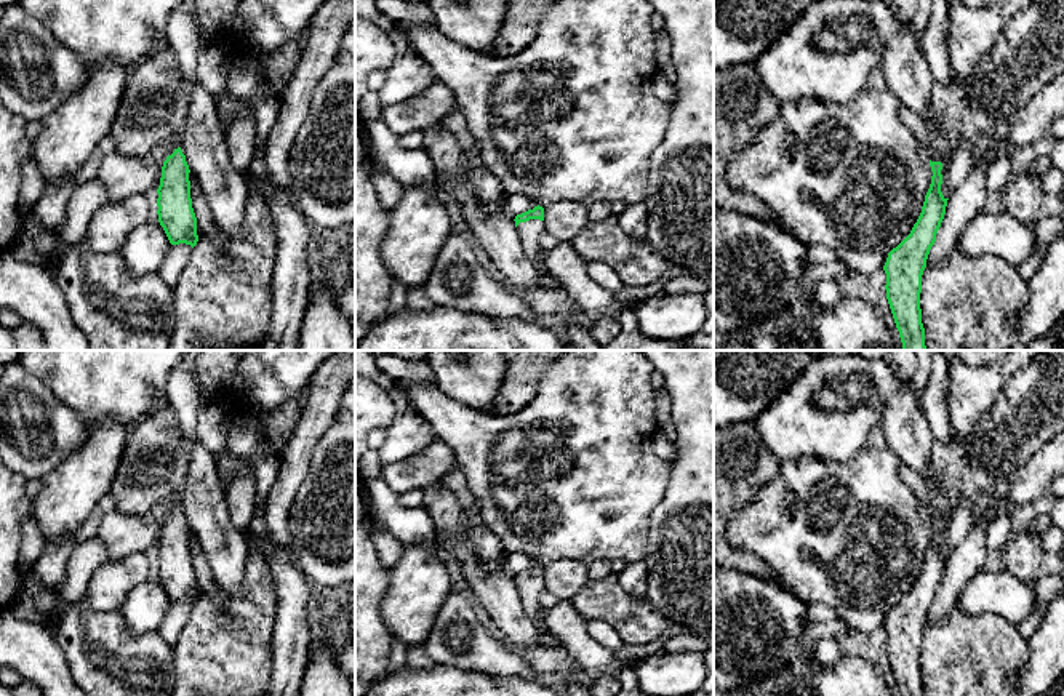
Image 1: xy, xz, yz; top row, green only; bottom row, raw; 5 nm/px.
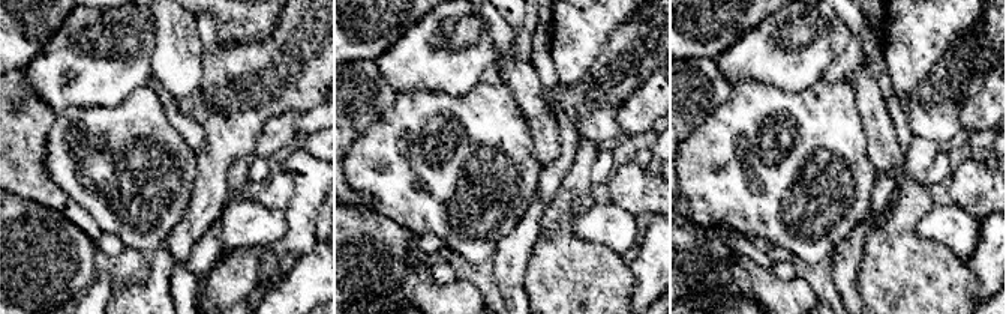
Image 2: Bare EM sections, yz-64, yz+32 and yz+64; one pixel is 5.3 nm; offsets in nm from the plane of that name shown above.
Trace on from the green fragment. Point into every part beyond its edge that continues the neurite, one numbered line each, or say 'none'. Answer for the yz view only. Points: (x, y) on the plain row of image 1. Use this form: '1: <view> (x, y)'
1: yz (1029, 413)

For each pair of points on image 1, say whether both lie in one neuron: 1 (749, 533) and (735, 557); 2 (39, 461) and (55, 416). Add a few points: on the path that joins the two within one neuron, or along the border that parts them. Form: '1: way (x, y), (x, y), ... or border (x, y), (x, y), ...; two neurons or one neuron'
1: border (730, 543), (733, 548), (756, 554), (770, 570); two neurons
2: way (39, 450), (39, 439), (50, 428); one neuron

